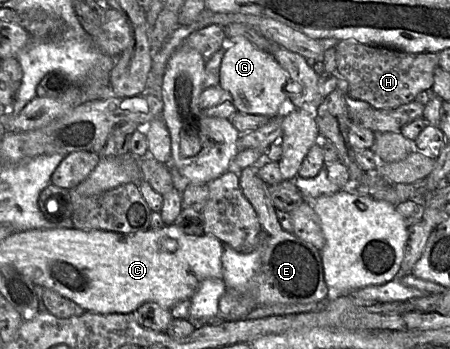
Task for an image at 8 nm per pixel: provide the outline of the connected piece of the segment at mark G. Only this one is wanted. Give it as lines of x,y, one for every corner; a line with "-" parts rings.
238,36
227,41
227,48
220,65
219,86
230,93
238,112
263,115
273,118
288,105
285,84
286,71
274,56
259,49
244,37

